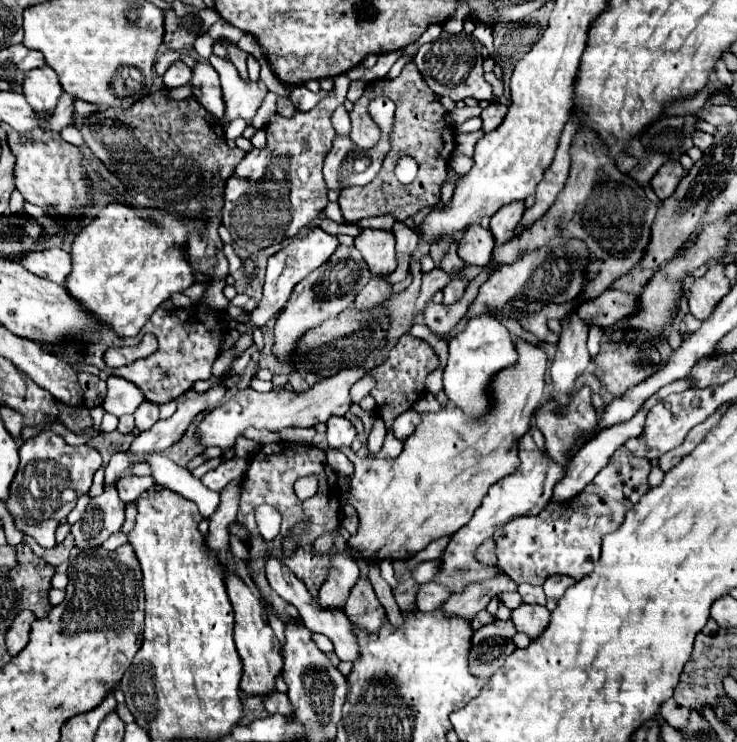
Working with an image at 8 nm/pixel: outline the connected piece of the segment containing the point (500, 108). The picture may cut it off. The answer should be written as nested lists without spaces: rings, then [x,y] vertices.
[[[489,103],[483,111],[481,111],[481,119],[483,119],[483,133],[489,133],[493,131],[505,117],[507,113],[507,105],[503,103]]]

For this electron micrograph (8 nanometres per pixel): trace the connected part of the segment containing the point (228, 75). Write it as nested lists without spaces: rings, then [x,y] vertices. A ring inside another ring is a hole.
[[[211,55],[209,61],[221,77],[221,87],[223,87],[223,95],[225,95],[225,111],[227,111],[223,119],[233,121],[237,117],[243,117],[243,119],[251,121],[255,117],[257,109],[261,107],[265,95],[269,93],[267,85],[261,79],[243,81],[239,71],[225,57]]]

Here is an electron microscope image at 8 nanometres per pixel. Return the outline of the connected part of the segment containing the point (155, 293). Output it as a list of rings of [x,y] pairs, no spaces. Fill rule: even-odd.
[[[109,203],[75,235],[71,245],[73,271],[65,287],[95,317],[109,321],[121,337],[135,337],[171,293],[185,291],[195,283],[195,267],[187,255],[187,239],[191,233],[203,235],[205,229],[207,221],[201,217],[183,219],[163,209]],[[137,209],[145,211],[151,219],[137,217]]]

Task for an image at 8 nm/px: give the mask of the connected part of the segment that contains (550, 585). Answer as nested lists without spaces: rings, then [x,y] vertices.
[[[551,575],[545,583],[543,583],[543,589],[545,589],[545,595],[549,599],[555,599],[559,601],[563,597],[563,593],[575,583],[575,579],[569,579],[565,575]]]

